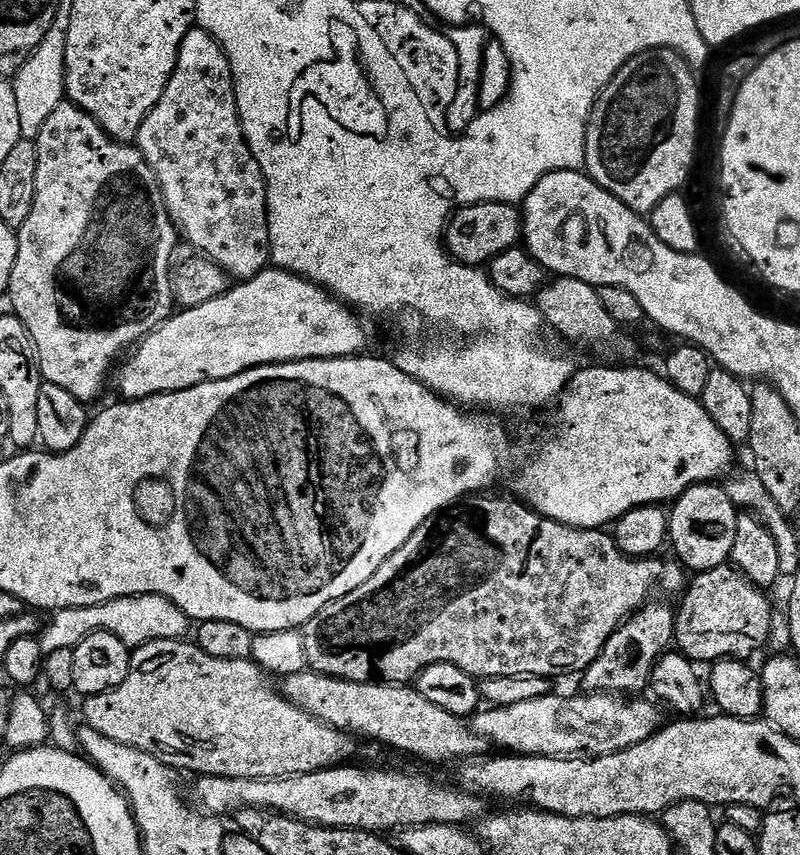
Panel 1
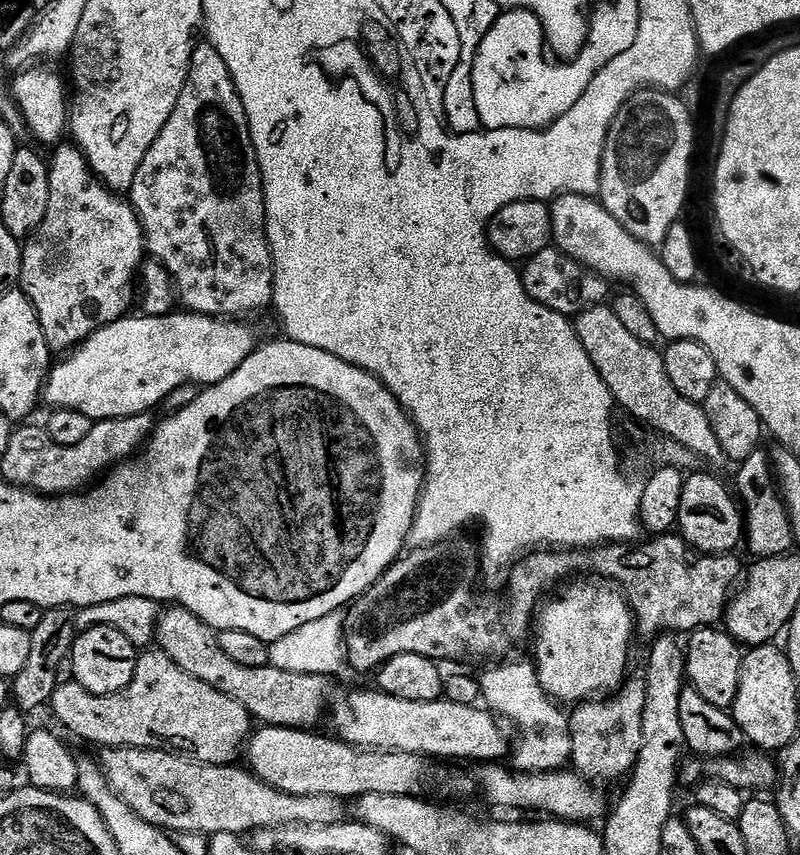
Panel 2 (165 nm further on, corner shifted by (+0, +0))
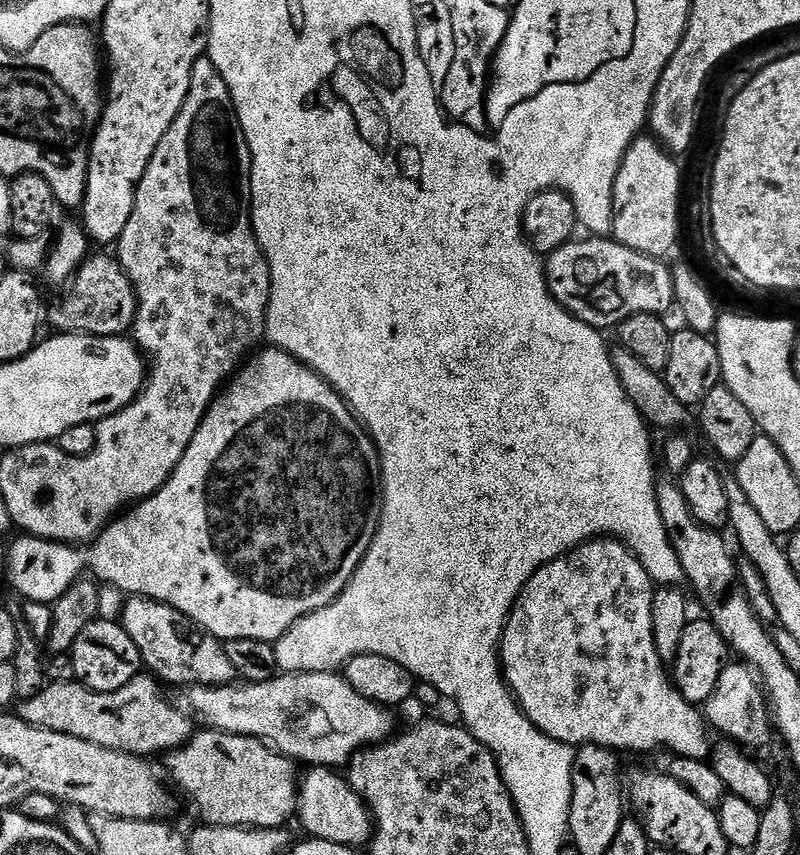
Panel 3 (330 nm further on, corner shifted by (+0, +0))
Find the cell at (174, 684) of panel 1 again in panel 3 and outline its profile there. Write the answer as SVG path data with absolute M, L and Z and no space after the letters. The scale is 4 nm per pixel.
M151 674L136 676L117 692L95 692L79 682L49 683L32 700L19 705L18 715L39 728L148 758L153 755L151 752L167 754L182 748L194 735L193 717L183 707L175 708L164 697L163 690L161 681Z

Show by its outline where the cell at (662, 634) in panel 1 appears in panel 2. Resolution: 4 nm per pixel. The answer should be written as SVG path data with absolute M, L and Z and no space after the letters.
M628 678L615 694L581 702L571 709L568 716L568 729L572 735L570 764L577 776L583 776L593 785L601 786L607 780L623 781L631 773L642 750L642 710L645 698L643 679Z

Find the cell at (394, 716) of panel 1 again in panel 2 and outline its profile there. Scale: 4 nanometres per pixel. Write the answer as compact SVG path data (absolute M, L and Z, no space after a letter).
M179 606L165 607L157 615L155 625L154 644L159 651L165 652L173 662L182 666L186 674L194 674L198 682L206 682L206 686L214 686L214 690L226 694L226 698L234 698L234 702L238 702L238 706L242 706L253 721L261 725L308 730L324 708L329 683L325 677L294 674L290 670L278 670L271 666L238 666L238 662L222 654L222 646L218 646L212 627L190 610Z

